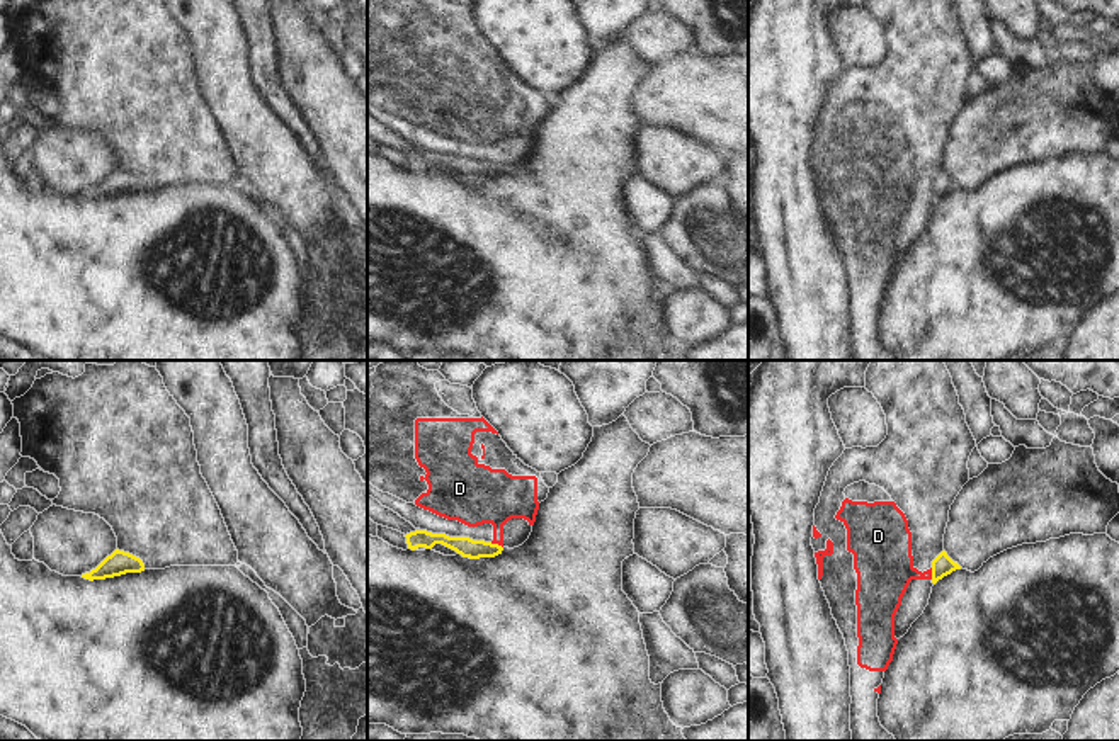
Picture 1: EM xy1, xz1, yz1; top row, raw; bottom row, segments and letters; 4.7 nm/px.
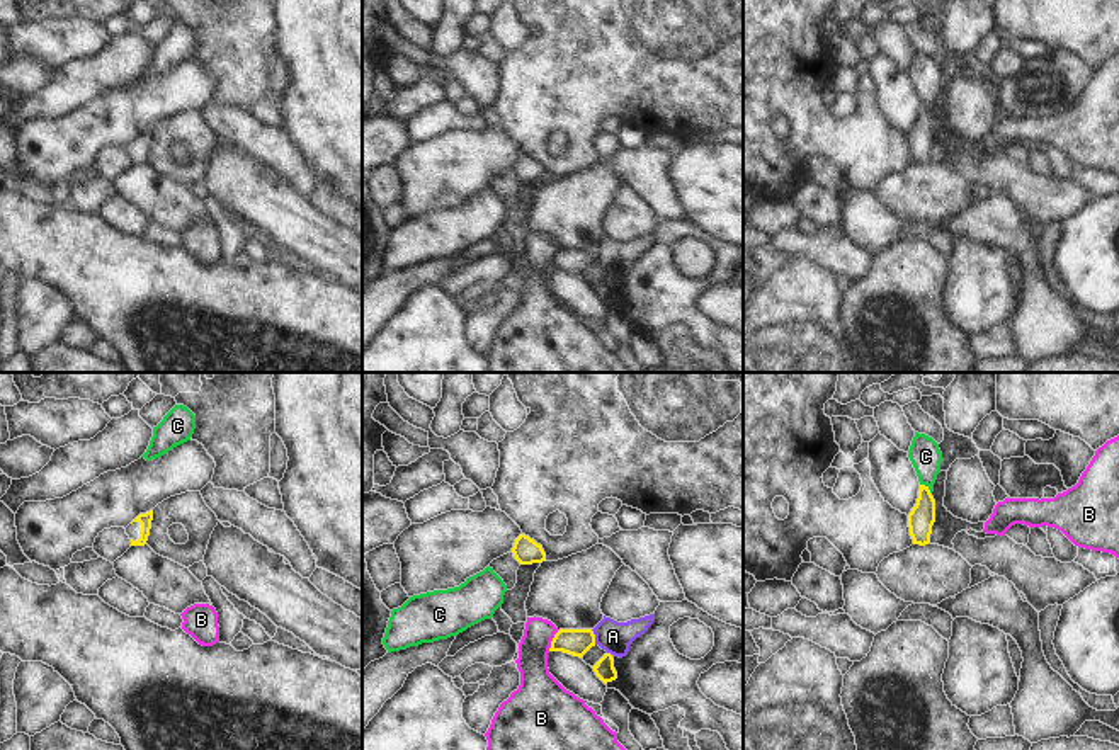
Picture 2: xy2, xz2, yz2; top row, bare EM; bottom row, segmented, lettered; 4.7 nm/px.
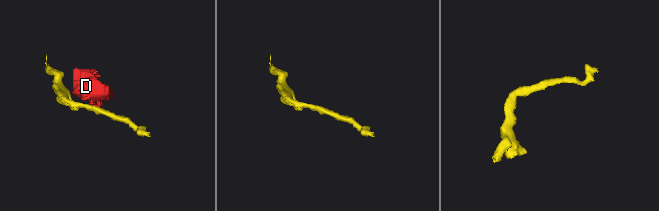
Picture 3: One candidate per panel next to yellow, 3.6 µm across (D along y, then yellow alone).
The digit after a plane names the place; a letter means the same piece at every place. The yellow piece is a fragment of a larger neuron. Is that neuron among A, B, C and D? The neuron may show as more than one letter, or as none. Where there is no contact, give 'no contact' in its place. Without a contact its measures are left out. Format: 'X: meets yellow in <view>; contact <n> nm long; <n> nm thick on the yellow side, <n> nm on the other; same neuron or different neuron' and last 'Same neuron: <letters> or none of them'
A: meets yellow in xz2; contact 80 nm long; 130 nm thick on the yellow side, 150 nm on the other; different neuron
B: meets yellow in xz2; contact 110 nm long; 130 nm thick on the yellow side, 200 nm on the other; different neuron
C: meets yellow in yz2; contact 80 nm long; 120 nm thick on the yellow side, 150 nm on the other; different neuron
D: meets yellow in xz1; contact 70 nm long; 90 nm thick on the yellow side, 280 nm on the other; different neuron
Same neuron: none of them

